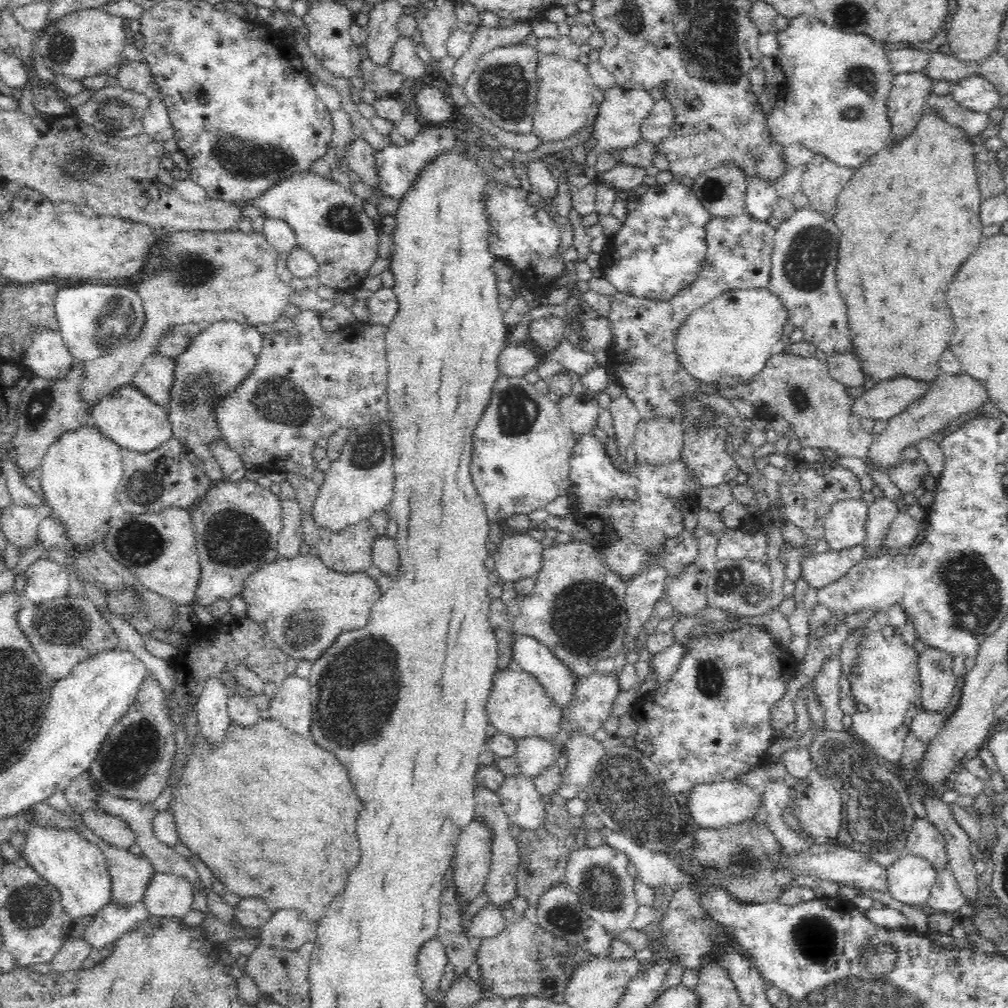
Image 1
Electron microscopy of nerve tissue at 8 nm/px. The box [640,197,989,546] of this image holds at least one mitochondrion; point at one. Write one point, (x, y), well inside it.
(804, 266)

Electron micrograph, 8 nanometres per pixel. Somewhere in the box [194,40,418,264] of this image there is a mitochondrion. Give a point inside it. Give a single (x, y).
(236, 159)

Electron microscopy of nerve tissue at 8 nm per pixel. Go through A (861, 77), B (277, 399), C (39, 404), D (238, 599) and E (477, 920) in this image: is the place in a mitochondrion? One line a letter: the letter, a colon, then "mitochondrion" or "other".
A: mitochondrion
B: mitochondrion
C: mitochondrion
D: other
E: other

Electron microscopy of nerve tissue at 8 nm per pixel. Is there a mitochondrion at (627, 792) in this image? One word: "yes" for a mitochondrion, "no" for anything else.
yes

